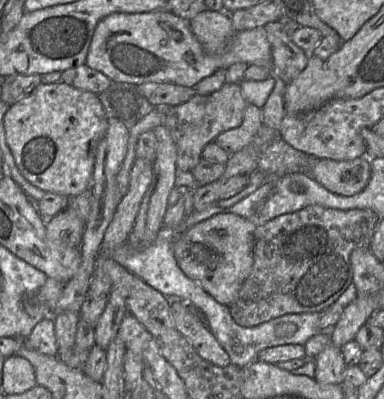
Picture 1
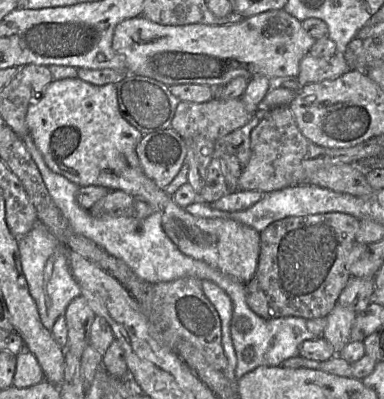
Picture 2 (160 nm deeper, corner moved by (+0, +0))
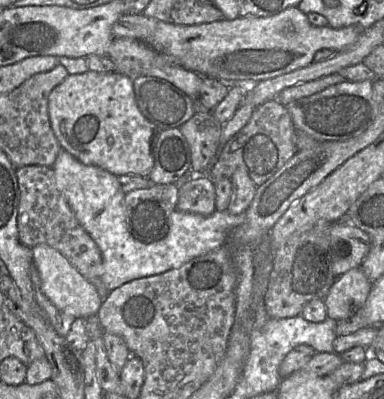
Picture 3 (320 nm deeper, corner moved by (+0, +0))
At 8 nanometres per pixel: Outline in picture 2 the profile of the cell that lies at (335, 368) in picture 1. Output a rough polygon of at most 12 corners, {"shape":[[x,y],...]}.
{"shape":[[335,305],[322,337],[339,355],[357,313]]}

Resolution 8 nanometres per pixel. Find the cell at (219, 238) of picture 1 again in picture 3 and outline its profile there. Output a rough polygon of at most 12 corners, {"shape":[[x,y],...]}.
{"shape":[[69,74],[48,110],[62,150],[148,177],[162,131],[131,77]]}

